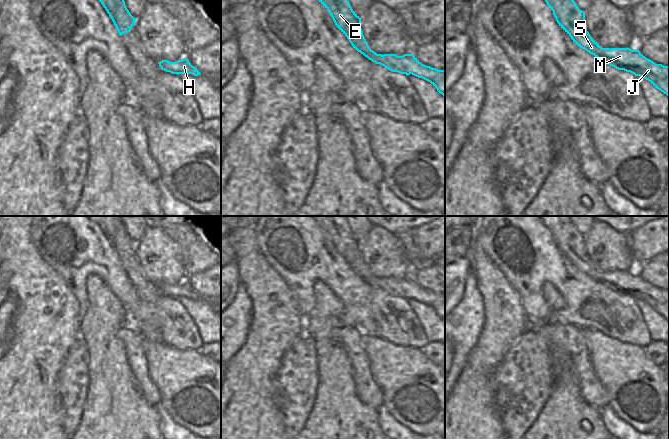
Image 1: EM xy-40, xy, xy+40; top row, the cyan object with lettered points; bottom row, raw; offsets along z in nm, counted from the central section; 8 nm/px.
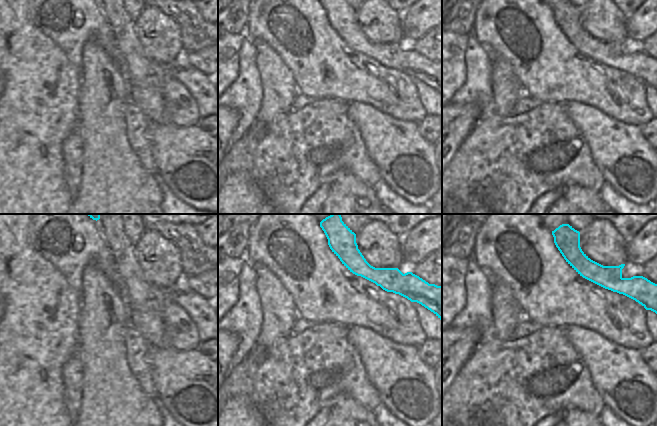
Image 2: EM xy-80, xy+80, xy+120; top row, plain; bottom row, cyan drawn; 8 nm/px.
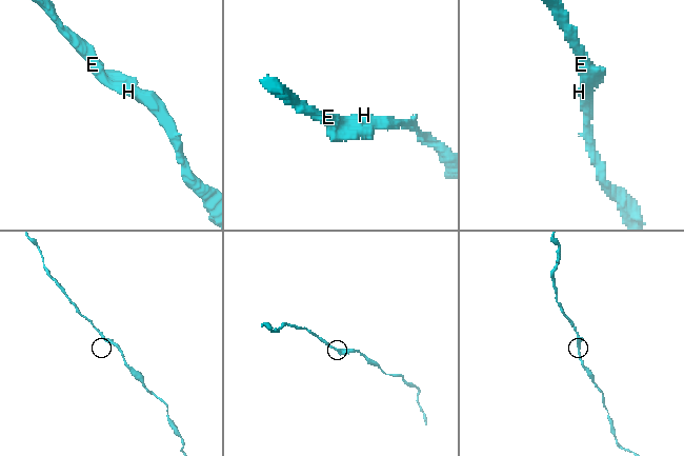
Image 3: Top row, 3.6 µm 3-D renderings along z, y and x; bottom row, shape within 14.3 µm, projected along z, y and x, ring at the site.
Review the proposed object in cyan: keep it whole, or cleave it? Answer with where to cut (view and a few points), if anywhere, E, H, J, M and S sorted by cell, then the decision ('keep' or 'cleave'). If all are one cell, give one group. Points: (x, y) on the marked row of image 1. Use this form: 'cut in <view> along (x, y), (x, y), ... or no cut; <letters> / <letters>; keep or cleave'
no cut; E H J M S; keep

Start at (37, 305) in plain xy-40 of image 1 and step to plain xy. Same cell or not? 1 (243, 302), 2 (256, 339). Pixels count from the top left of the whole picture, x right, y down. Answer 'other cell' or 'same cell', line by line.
1: other cell
2: same cell

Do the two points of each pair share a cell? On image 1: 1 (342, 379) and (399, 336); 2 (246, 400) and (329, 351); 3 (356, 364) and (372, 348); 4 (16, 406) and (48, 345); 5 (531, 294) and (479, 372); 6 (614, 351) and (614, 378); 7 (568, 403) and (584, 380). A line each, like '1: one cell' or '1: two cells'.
1: two cells
2: two cells
3: two cells
4: one cell
5: two cells
6: one cell
7: two cells

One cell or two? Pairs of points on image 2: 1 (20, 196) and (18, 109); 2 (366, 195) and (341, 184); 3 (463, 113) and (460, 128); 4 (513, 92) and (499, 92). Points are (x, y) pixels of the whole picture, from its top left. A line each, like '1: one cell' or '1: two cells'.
1: one cell
2: one cell
3: one cell
4: one cell

